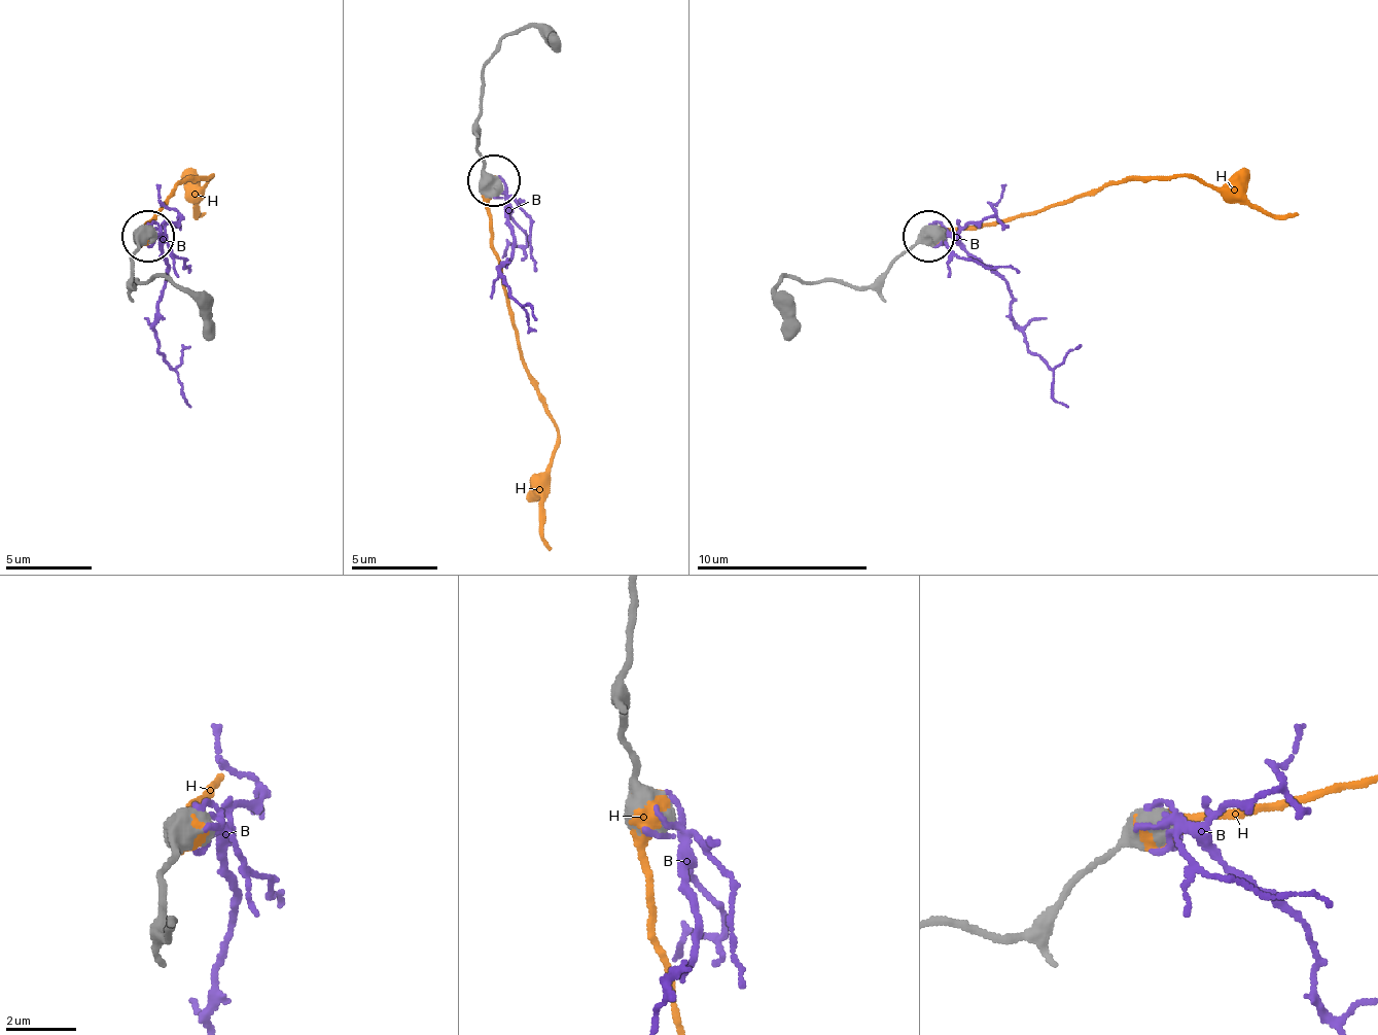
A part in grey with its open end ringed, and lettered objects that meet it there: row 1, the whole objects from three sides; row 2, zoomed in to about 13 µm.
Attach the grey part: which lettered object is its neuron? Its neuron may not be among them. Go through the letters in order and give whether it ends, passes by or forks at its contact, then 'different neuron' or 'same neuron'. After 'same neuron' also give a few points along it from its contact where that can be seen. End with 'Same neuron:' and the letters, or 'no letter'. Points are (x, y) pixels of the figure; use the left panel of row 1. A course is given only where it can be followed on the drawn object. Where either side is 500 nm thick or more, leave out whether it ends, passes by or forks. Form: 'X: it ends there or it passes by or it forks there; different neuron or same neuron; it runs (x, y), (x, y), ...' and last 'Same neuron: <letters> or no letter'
B: different neuron
H: same neuron; it runs (144, 235), (144, 227), (175, 187), (213, 175), (201, 187), (197, 213), (205, 213)
Same neuron: H

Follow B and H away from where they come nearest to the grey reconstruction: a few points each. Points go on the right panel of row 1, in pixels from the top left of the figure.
B: (938, 240), (955, 240), (1006, 282), (1012, 321), (1032, 351), (1054, 373), (1054, 399), (1067, 408)
H: (933, 235), (994, 227), (1105, 187), (1184, 175), (1235, 187), (1269, 213), (1300, 213)

